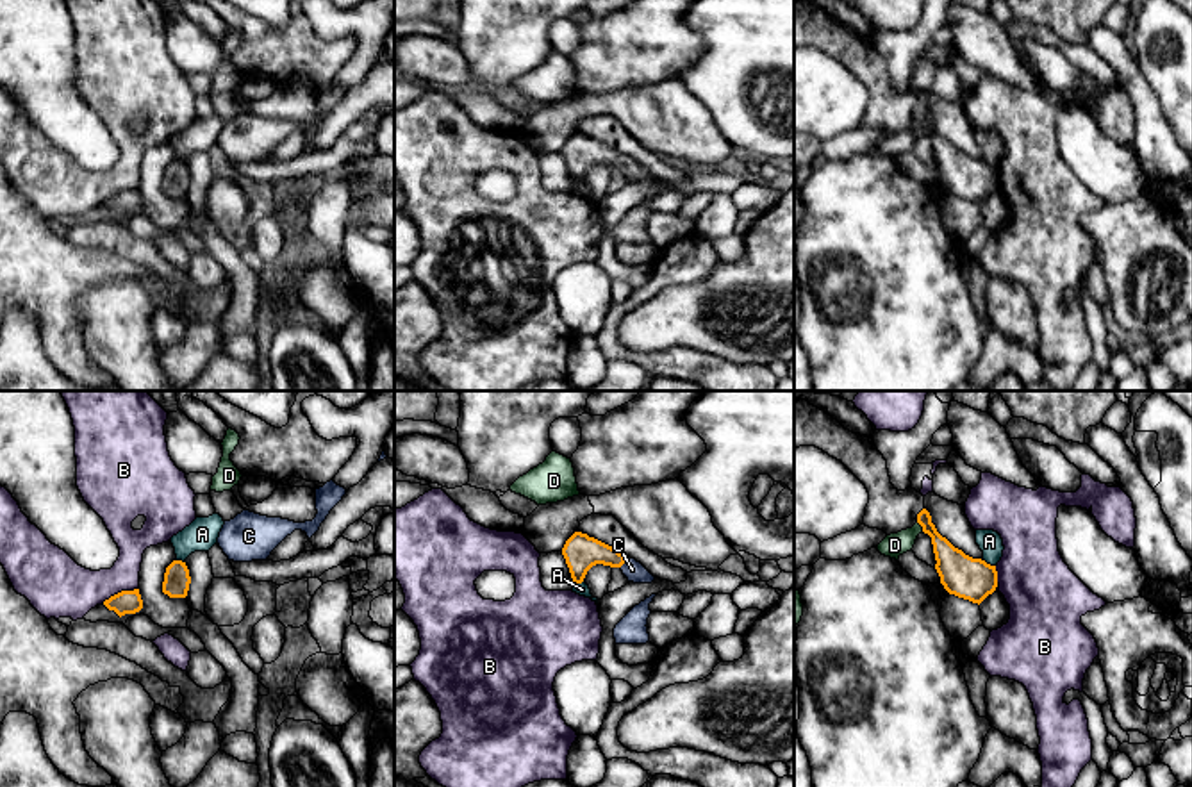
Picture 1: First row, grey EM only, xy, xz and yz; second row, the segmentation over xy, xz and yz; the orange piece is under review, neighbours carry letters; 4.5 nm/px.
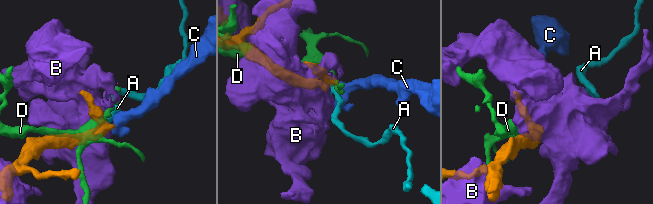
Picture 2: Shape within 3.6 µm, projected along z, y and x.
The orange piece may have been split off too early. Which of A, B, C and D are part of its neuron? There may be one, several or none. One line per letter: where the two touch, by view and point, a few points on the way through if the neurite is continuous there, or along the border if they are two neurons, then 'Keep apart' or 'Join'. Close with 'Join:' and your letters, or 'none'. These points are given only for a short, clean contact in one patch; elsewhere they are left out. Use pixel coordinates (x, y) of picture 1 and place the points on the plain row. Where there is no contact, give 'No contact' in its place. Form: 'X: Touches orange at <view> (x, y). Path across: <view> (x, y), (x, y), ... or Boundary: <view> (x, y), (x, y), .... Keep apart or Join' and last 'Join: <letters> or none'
A: Touches orange at yz (989, 165). Boundary: yz (984, 159), (994, 166). Keep apart
B: Touches orange at xy (122, 191). Keep apart
C: Touches orange at xz (623, 163). Path across: xz (580, 152), (598, 152), (623, 163), (632, 170). Join
D: Touches orange at yz (921, 125). Keep apart
Join: C

